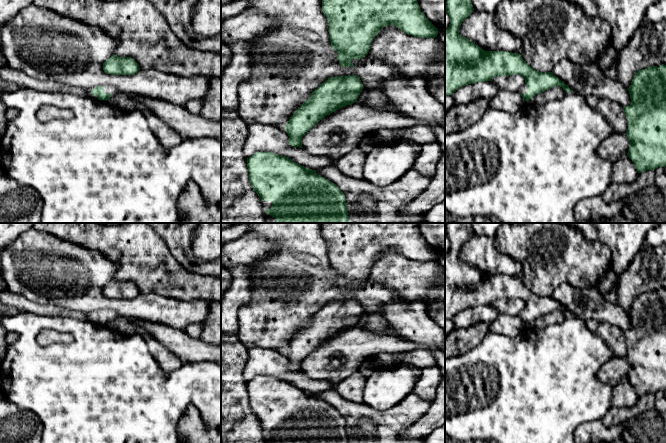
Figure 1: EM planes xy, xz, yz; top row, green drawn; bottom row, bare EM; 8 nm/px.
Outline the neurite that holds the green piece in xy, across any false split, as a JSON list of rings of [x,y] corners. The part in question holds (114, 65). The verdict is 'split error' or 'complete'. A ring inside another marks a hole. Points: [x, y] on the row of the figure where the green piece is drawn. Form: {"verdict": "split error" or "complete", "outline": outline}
{"verdict": "complete", "outline": [[[112,55],[103,63],[103,70],[112,75],[134,75],[140,68],[138,63],[131,57],[118,57]]]}

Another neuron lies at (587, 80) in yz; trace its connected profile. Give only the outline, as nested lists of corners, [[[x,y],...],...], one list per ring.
[[[563,58],[551,72],[585,99],[594,96],[610,99],[622,107],[631,104],[628,89],[617,79],[606,77],[595,63],[581,65]]]

